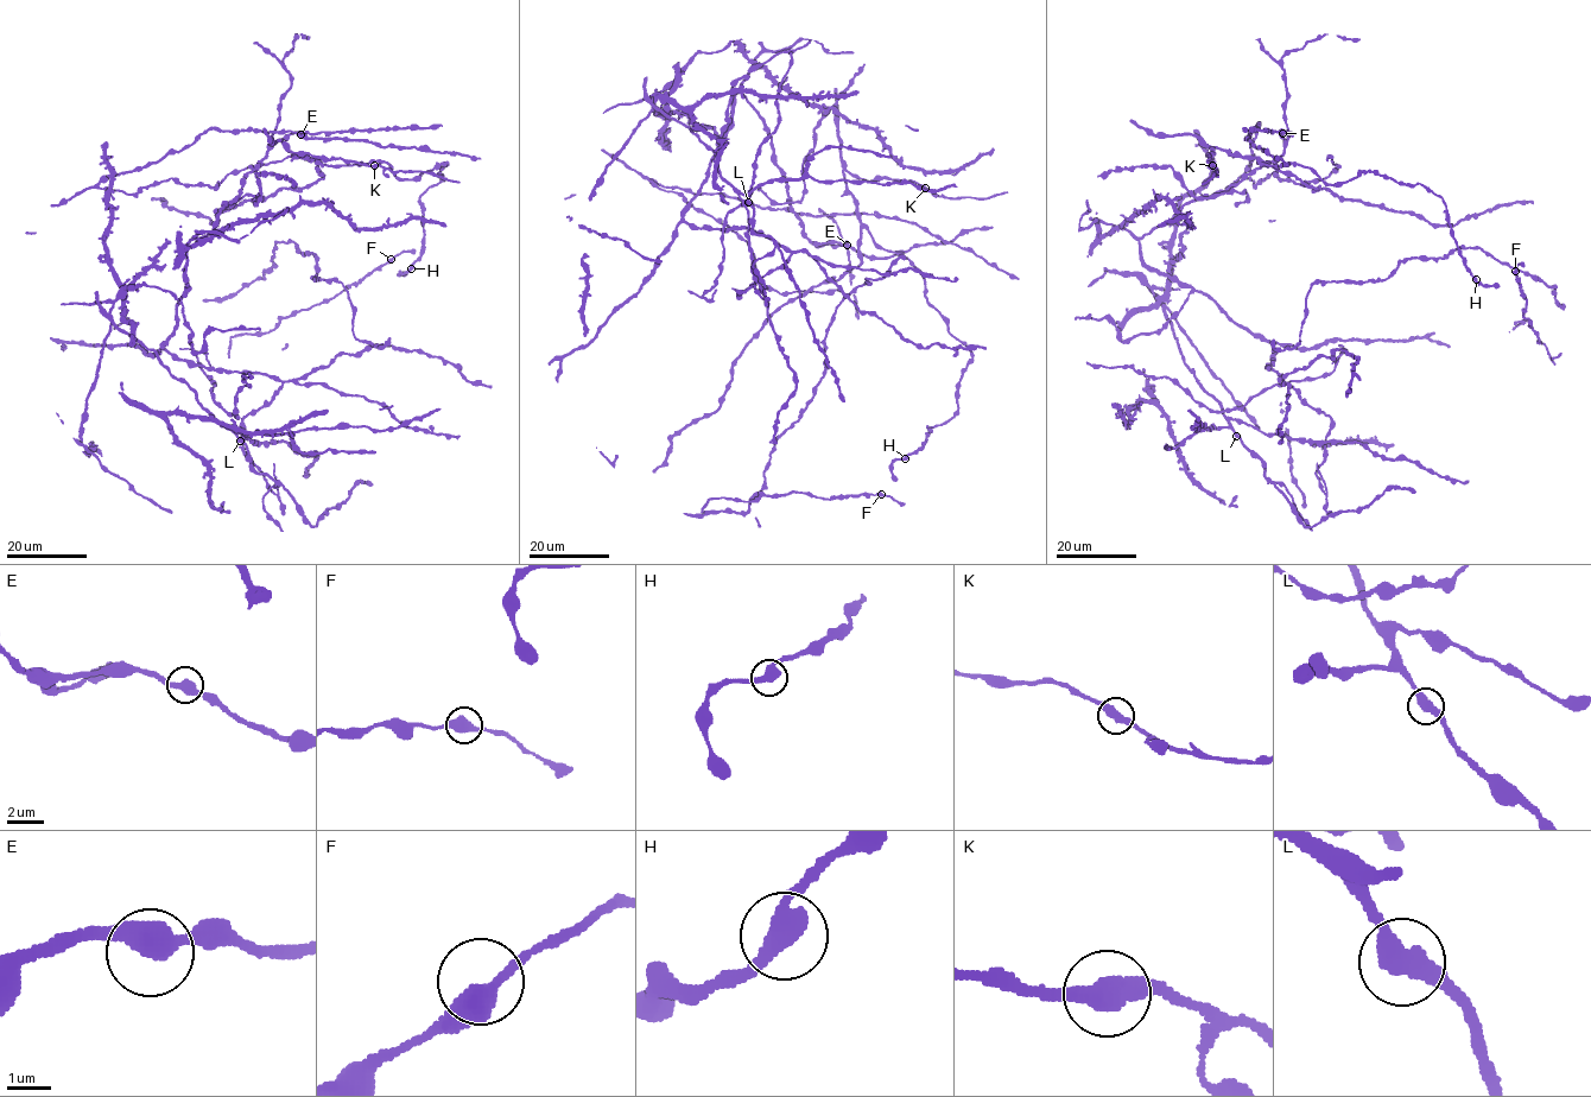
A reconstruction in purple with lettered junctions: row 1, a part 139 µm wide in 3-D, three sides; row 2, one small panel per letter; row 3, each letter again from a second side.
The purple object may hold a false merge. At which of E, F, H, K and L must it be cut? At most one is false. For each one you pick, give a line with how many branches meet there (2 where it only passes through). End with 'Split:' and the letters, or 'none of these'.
K: Branches: 2
Split: K

